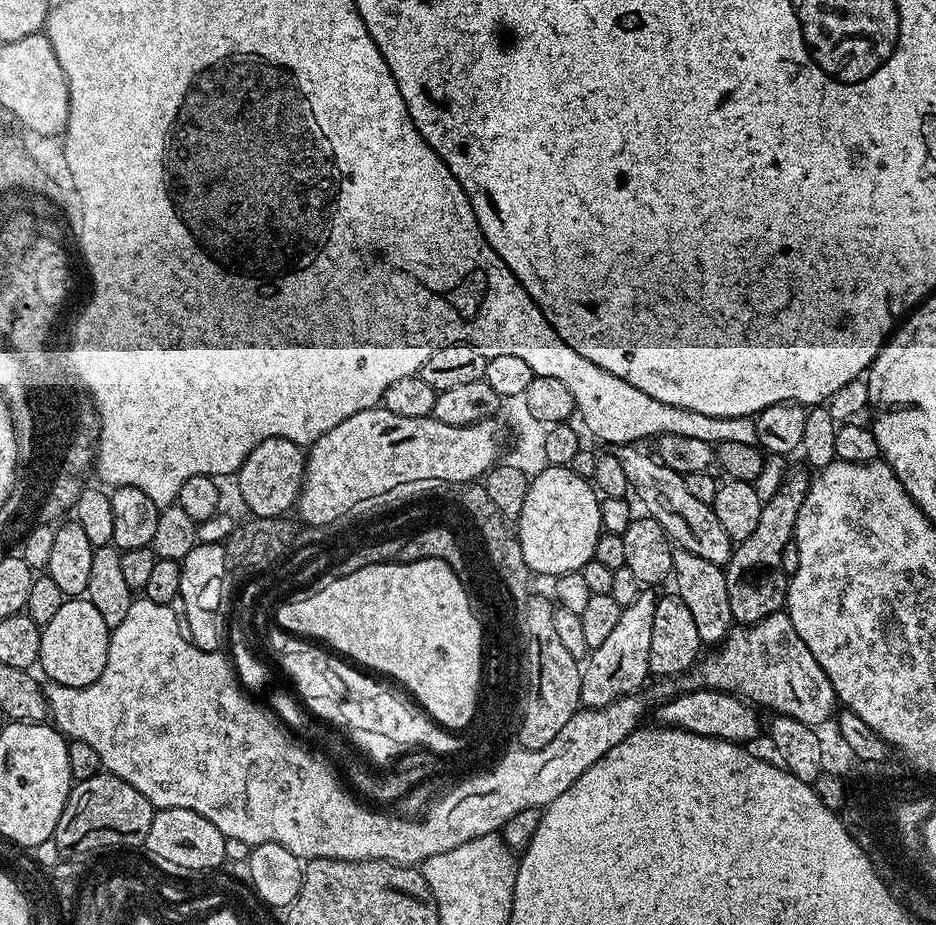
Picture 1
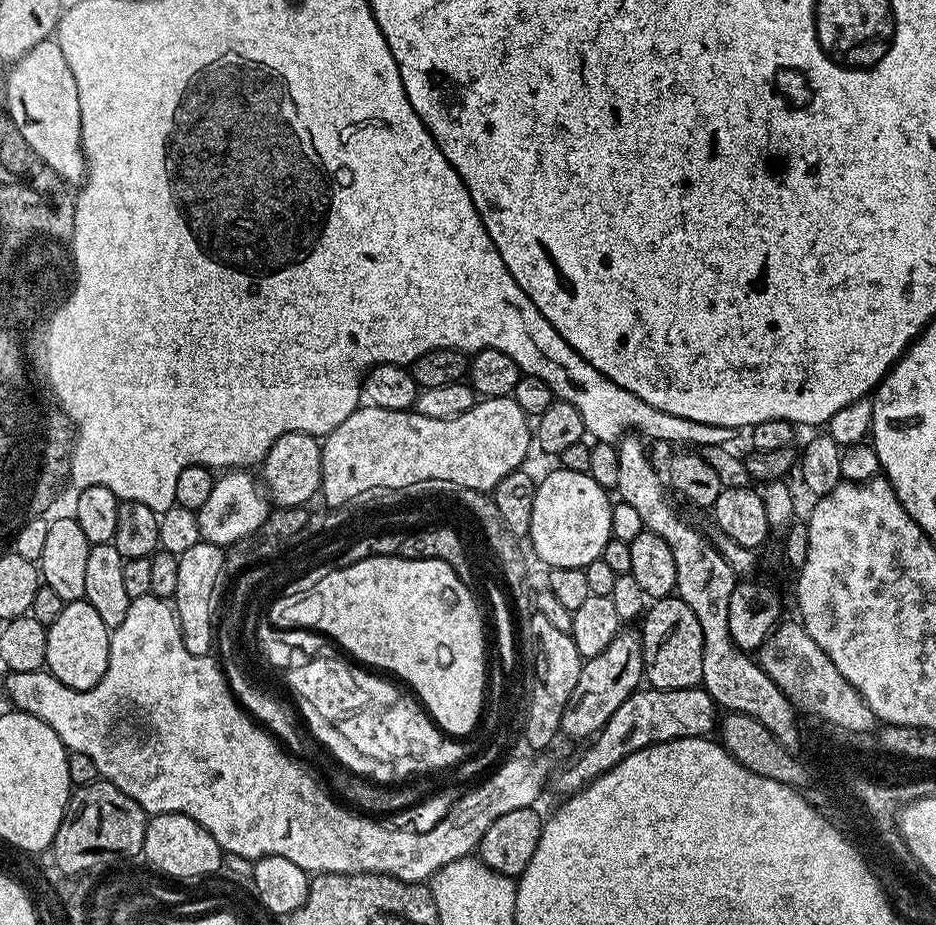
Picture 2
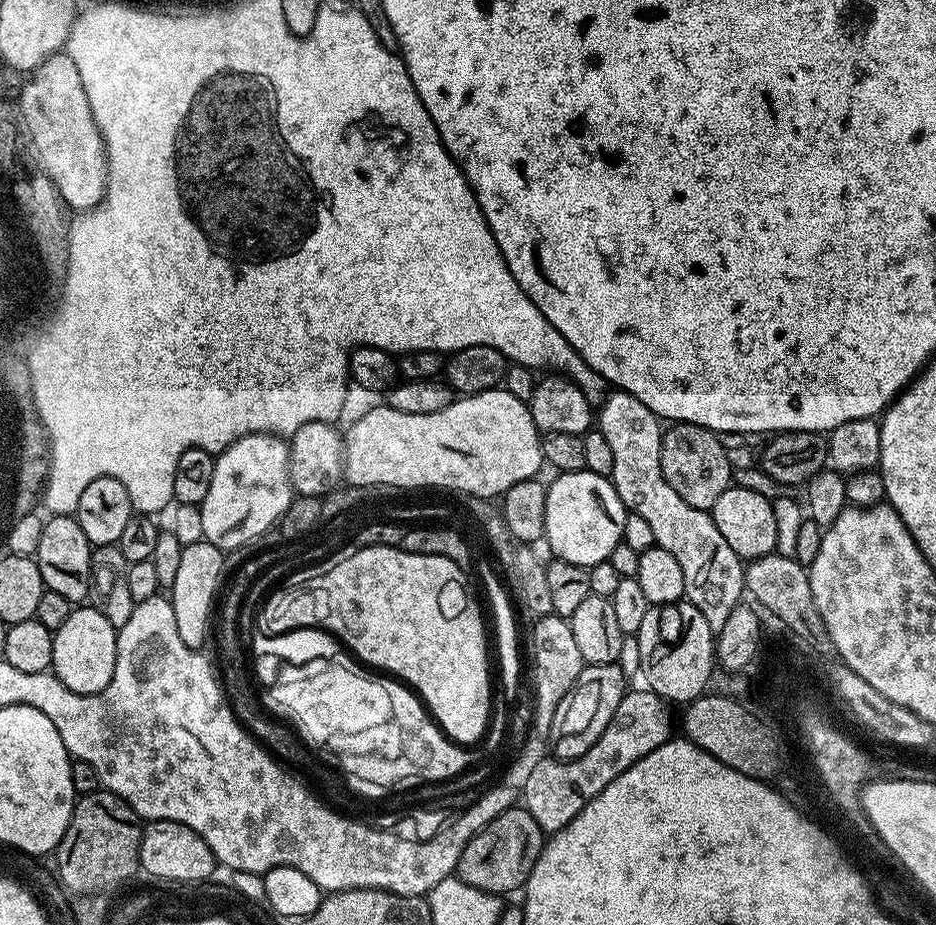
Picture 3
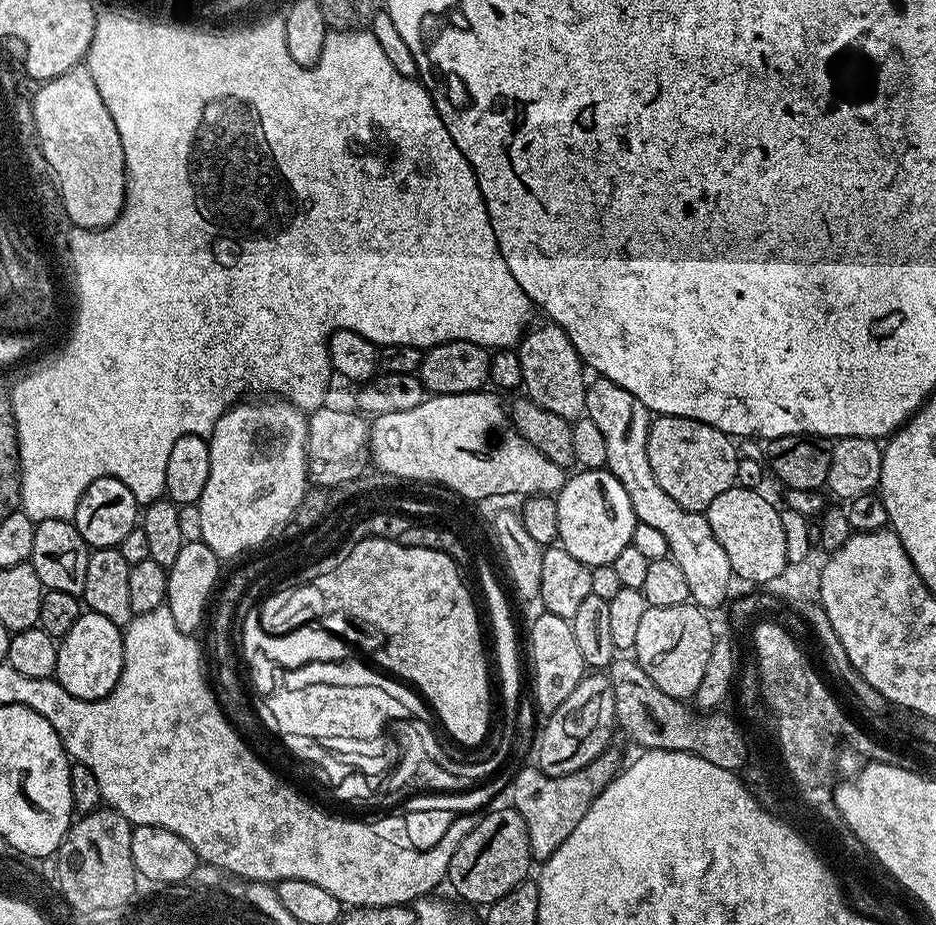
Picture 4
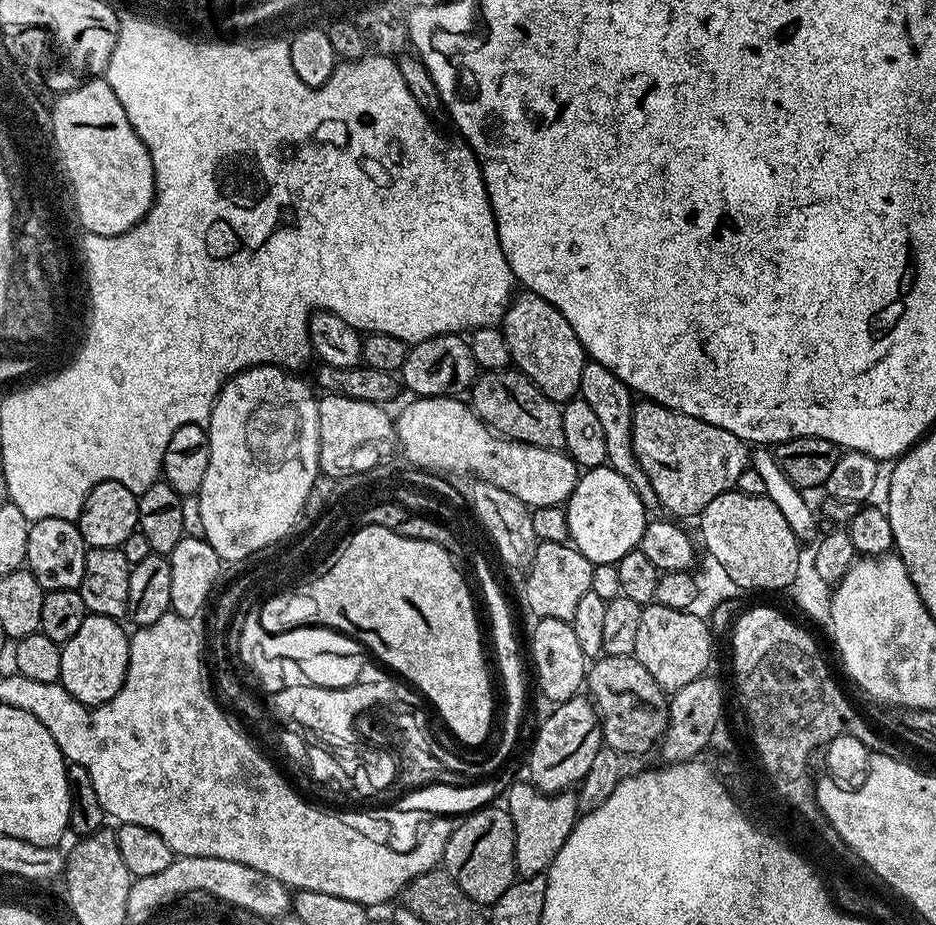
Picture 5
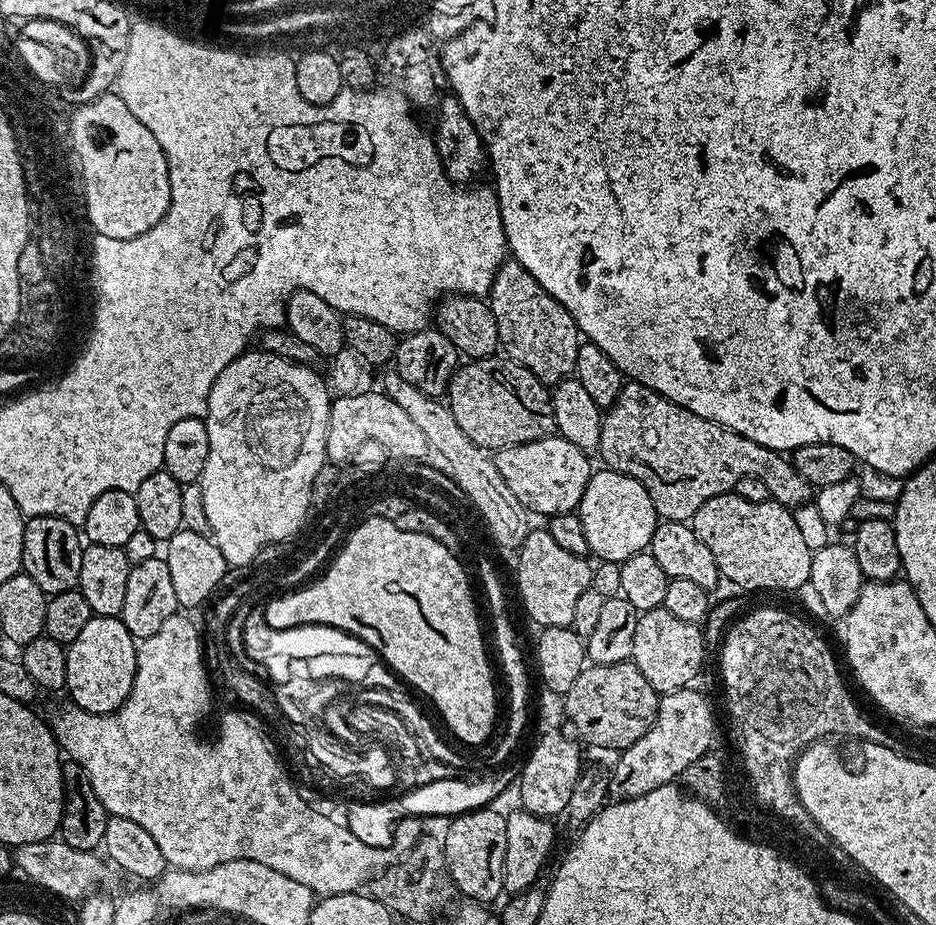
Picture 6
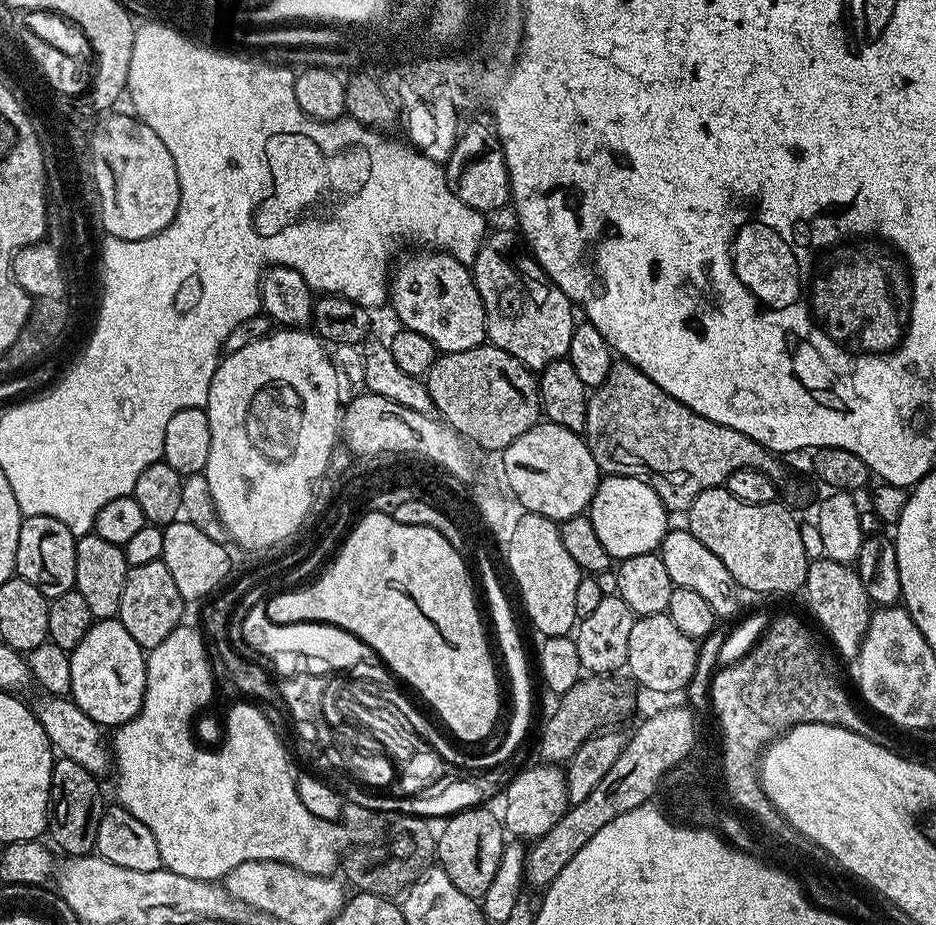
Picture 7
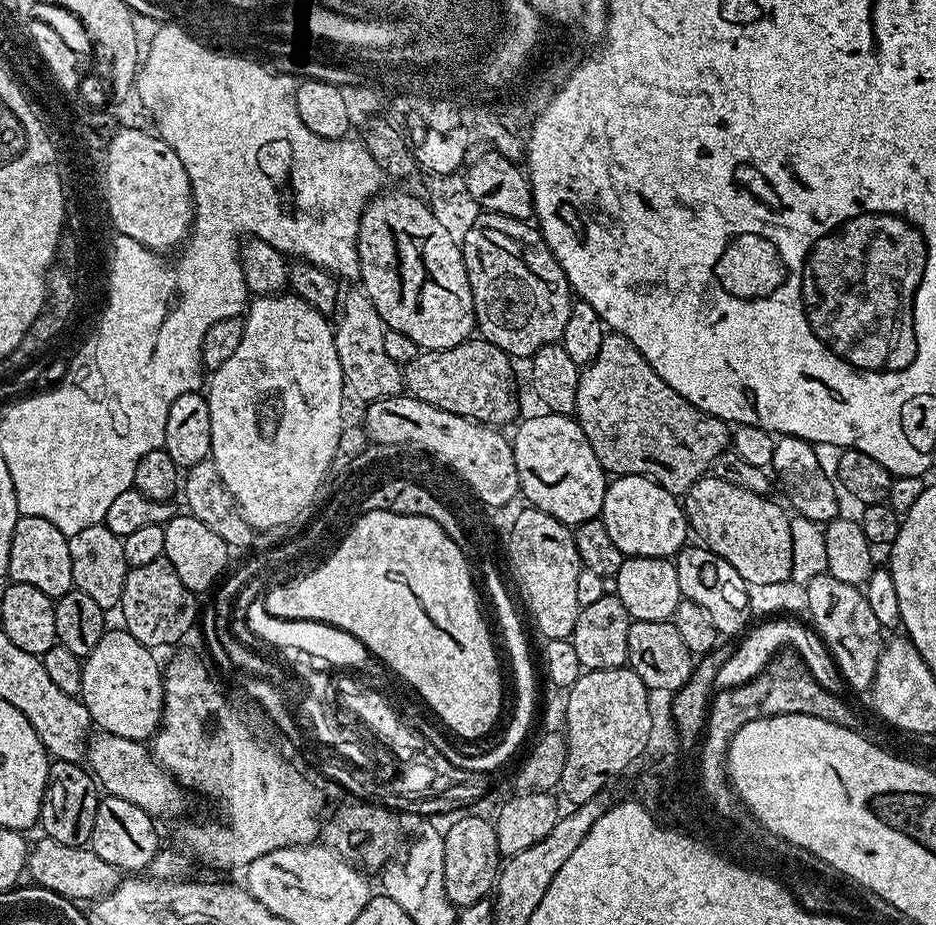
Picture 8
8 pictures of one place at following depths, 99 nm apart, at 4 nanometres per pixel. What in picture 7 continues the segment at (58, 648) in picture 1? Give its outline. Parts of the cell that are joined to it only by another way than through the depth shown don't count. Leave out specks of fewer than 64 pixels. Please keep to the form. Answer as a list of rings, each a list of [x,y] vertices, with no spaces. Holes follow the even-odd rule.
[[[113,618],[111,620],[96,620],[91,626],[90,630],[86,634],[86,638],[82,638],[82,642],[78,642],[78,646],[71,649],[70,652],[70,686],[72,687],[70,693],[70,699],[79,706],[89,717],[98,725],[119,726],[130,722],[130,718],[134,718],[138,714],[138,710],[142,706],[144,701],[144,695],[146,694],[146,652],[138,646],[138,642],[134,642],[134,638],[130,638],[130,630],[126,630],[126,626],[122,626],[119,619]]]

